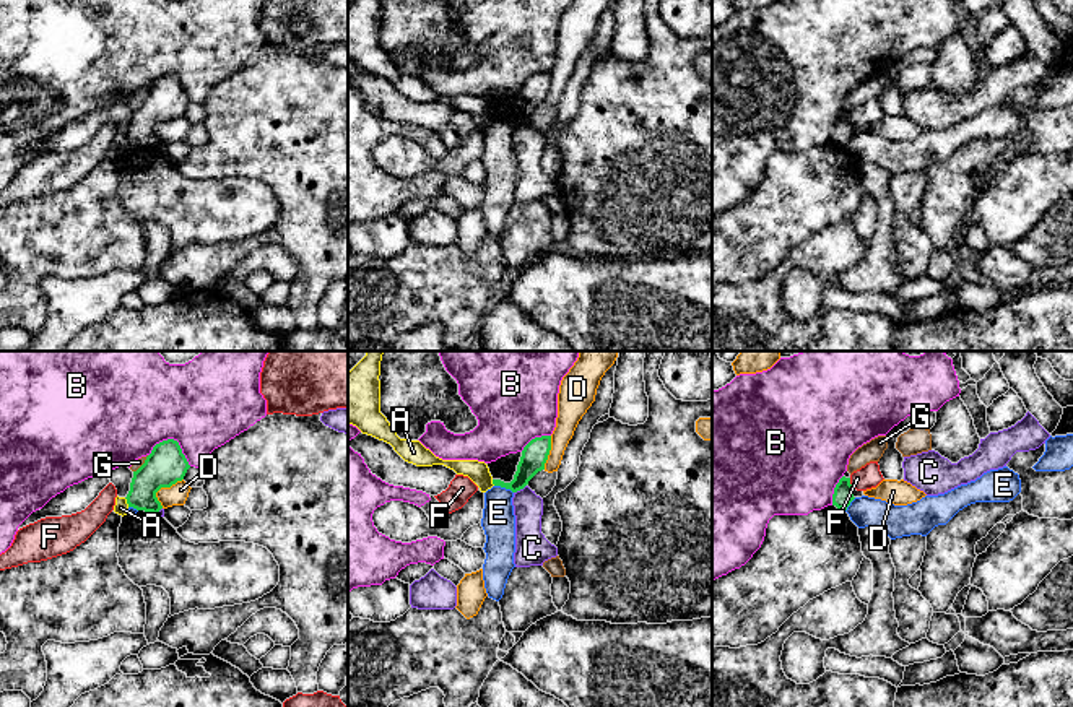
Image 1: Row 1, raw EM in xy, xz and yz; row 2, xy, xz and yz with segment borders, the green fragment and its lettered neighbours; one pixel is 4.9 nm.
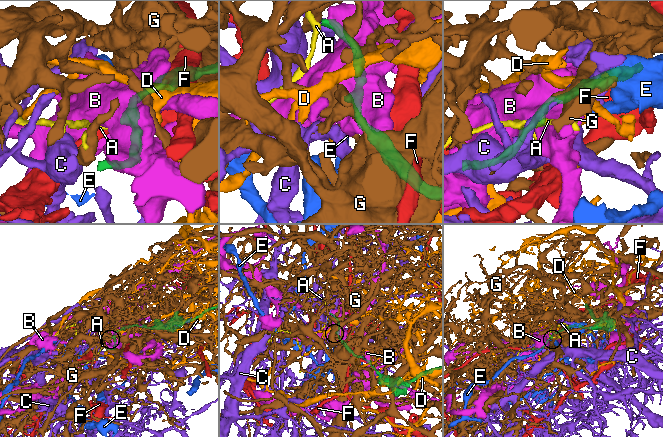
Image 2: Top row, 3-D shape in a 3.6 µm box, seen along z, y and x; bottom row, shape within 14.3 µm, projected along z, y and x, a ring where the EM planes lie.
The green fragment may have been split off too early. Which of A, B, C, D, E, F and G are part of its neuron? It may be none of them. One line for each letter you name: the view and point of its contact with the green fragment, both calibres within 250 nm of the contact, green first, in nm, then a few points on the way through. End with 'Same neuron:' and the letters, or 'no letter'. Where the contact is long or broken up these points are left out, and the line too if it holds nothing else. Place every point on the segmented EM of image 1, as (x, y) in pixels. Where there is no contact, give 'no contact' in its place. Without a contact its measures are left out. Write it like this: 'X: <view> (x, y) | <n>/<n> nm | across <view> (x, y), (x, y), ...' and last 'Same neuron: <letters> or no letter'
Same neuron: no letter

